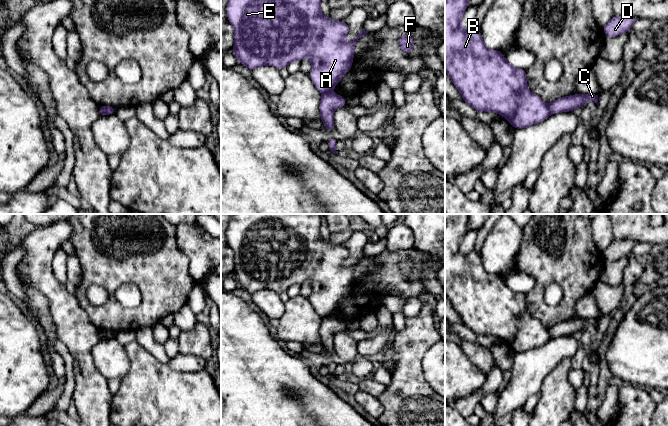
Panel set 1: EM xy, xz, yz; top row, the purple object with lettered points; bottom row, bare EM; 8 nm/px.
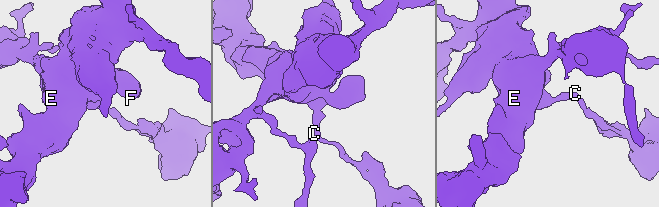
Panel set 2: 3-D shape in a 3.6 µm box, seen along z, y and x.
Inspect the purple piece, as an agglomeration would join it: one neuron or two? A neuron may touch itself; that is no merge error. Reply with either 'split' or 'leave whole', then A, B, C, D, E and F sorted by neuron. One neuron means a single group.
split; A B D E F / C

